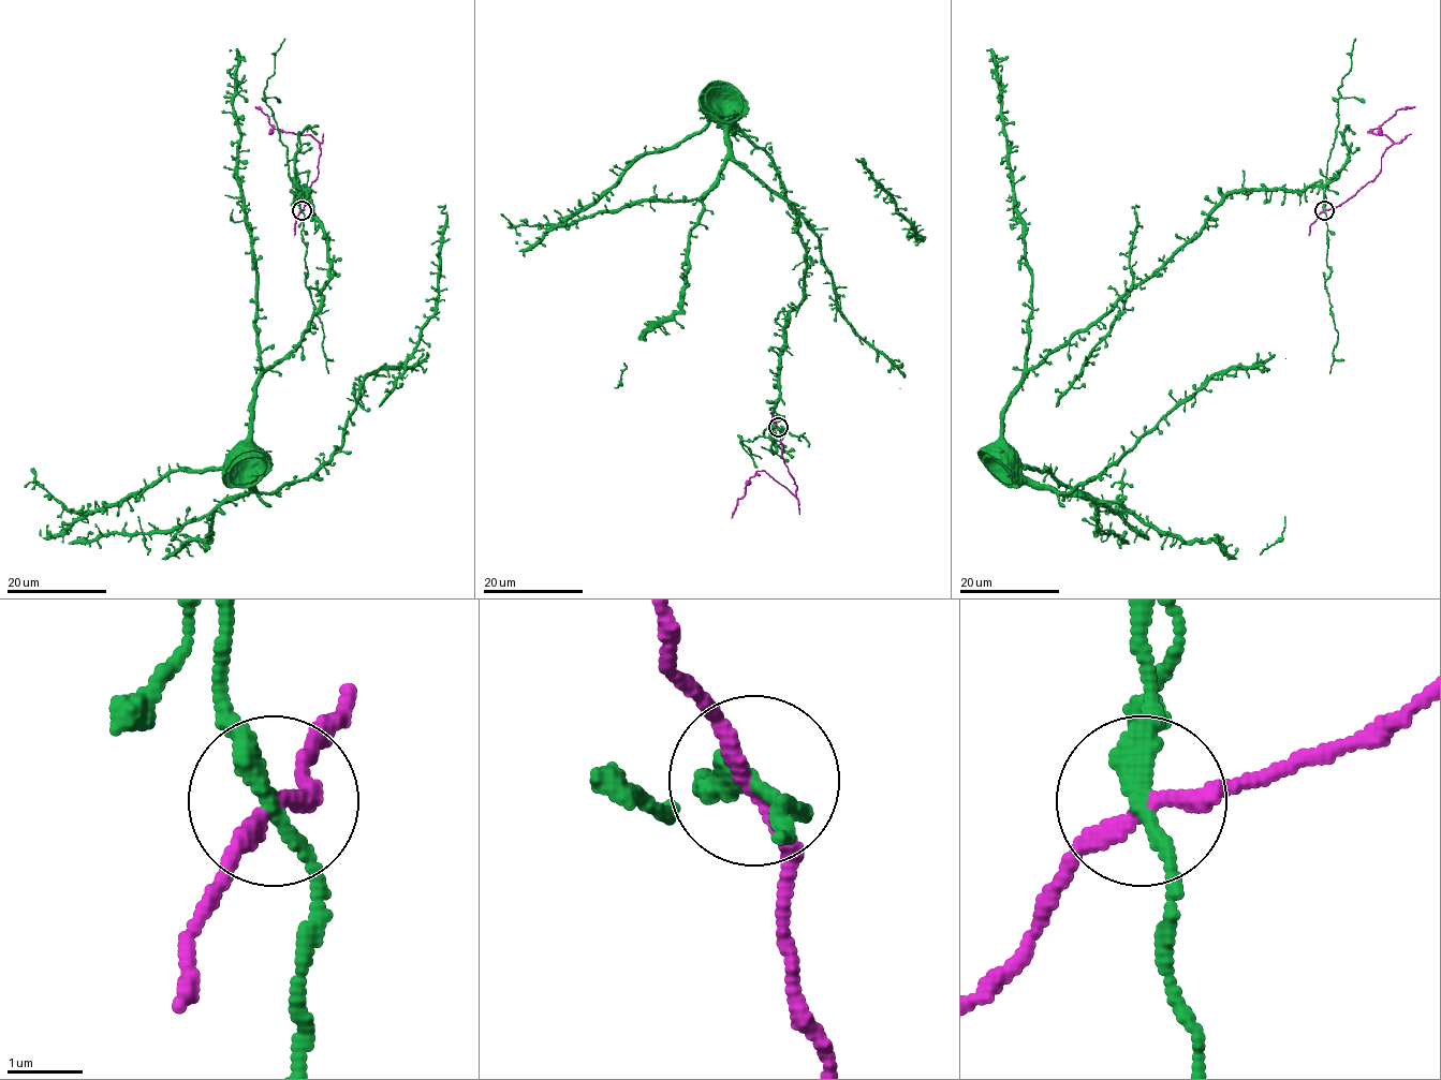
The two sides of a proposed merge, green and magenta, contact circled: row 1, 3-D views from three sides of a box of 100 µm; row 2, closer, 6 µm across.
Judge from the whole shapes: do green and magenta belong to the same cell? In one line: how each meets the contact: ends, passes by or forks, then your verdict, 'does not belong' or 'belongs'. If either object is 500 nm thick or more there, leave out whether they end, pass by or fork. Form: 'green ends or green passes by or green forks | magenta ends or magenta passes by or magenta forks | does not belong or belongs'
green passes by | magenta passes by | does not belong

